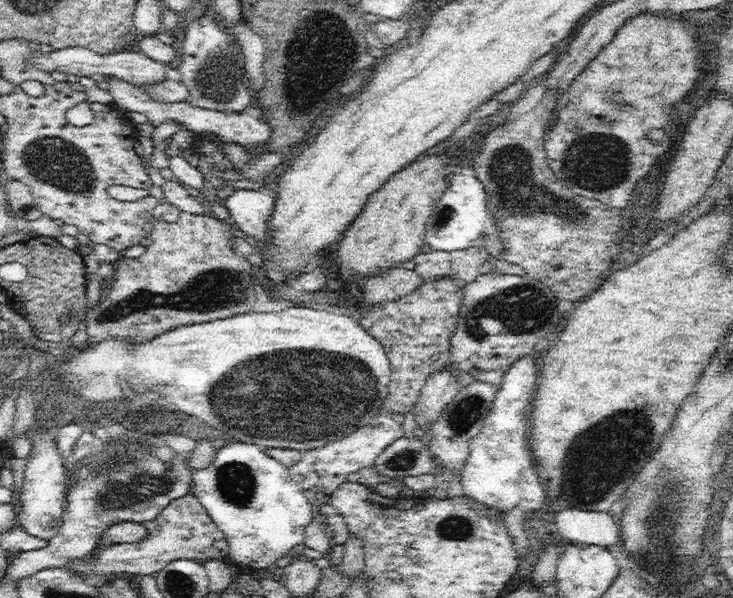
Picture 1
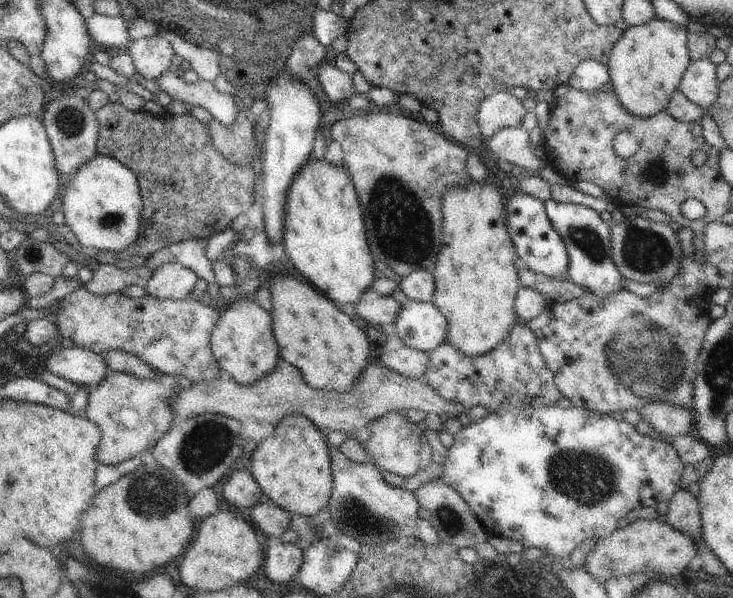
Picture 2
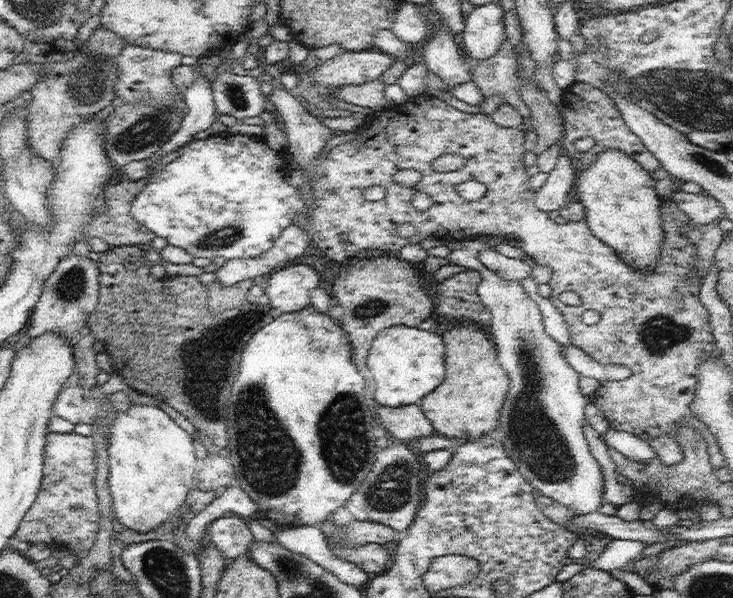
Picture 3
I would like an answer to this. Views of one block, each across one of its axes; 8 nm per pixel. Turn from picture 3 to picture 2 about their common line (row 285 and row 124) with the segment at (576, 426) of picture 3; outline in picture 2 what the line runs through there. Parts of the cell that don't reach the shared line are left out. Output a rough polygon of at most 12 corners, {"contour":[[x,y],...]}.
{"contour":[[507,91],[485,97],[477,114],[484,142],[522,127],[521,100]]}

